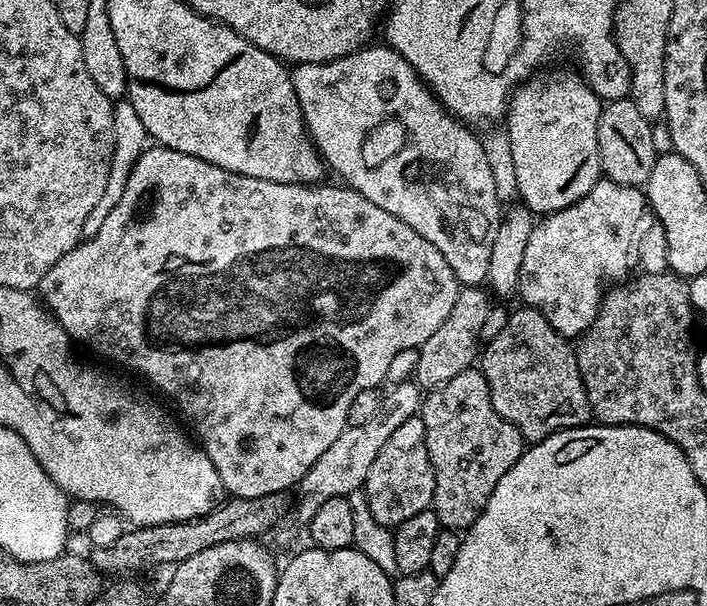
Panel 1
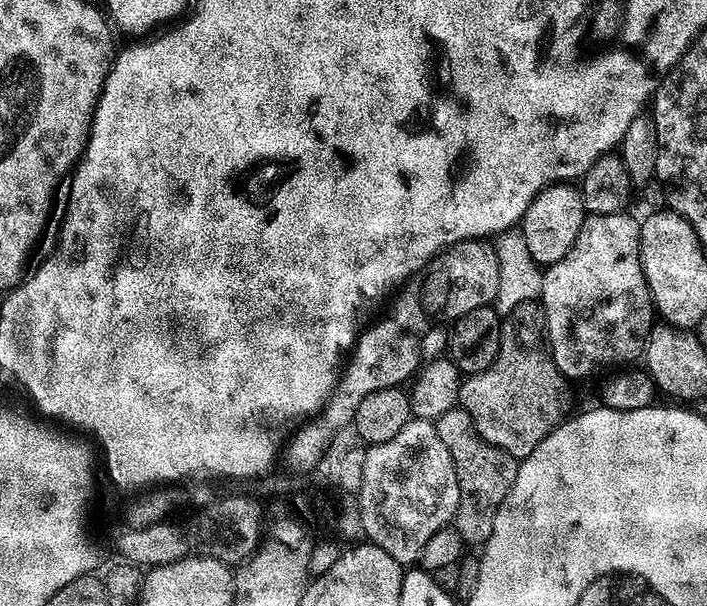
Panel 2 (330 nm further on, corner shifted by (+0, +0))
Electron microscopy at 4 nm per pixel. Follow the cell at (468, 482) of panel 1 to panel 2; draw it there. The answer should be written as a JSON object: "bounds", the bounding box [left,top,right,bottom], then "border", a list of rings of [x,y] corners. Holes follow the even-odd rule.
{"bounds":[434,407,517,546],"border":[[[454,407],[446,410],[434,421],[438,430],[438,438],[446,442],[446,450],[454,458],[454,466],[458,474],[460,486],[460,505],[456,511],[454,527],[458,534],[462,534],[465,545],[483,546],[488,543],[490,534],[494,530],[494,518],[506,498],[510,494],[510,488],[514,486],[517,457],[506,454],[498,446],[486,442],[482,434],[474,426],[470,414],[462,407]]]}

